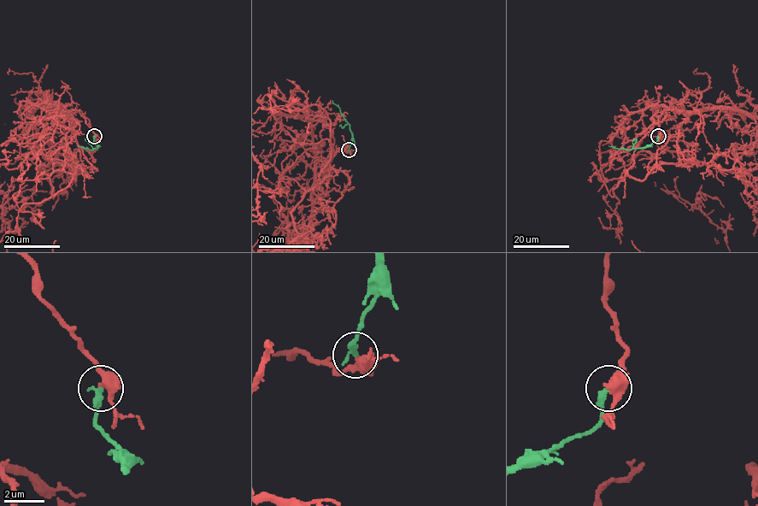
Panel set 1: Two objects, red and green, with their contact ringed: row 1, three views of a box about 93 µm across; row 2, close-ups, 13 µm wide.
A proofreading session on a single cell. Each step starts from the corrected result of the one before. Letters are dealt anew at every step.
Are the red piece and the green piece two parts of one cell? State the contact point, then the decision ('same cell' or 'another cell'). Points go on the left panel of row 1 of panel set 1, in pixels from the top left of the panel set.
(94, 136) | another cell

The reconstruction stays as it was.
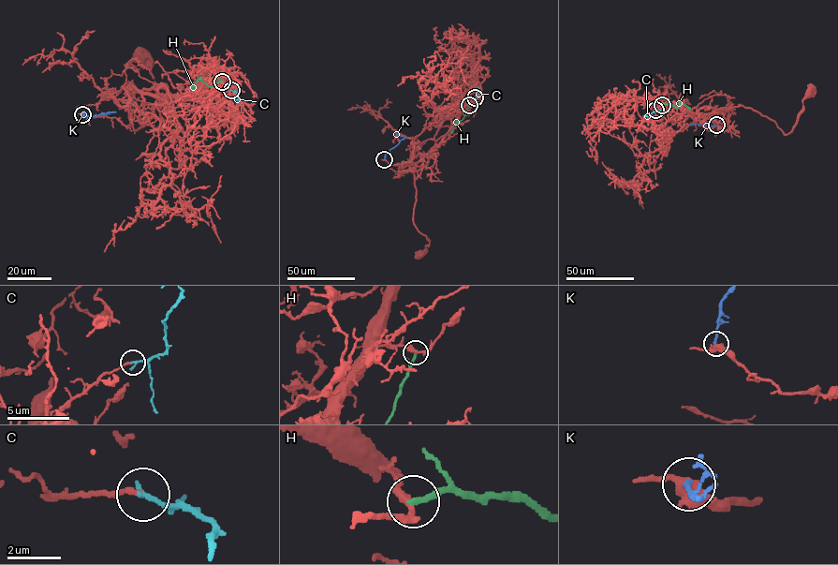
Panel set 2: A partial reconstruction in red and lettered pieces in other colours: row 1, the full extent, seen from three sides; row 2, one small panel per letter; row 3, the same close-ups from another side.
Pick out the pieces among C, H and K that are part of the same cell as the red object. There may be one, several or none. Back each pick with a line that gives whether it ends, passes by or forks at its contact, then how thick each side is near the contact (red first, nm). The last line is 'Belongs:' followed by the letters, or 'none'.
C: it ends | 170/220 nm
Belongs: C

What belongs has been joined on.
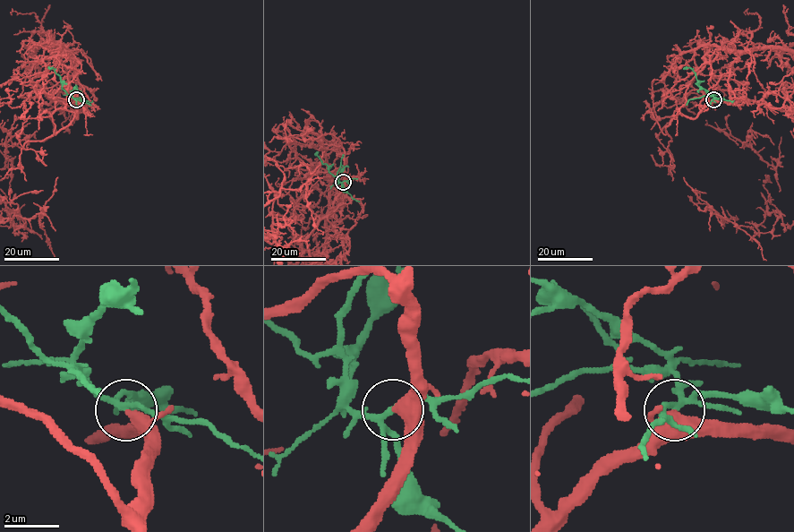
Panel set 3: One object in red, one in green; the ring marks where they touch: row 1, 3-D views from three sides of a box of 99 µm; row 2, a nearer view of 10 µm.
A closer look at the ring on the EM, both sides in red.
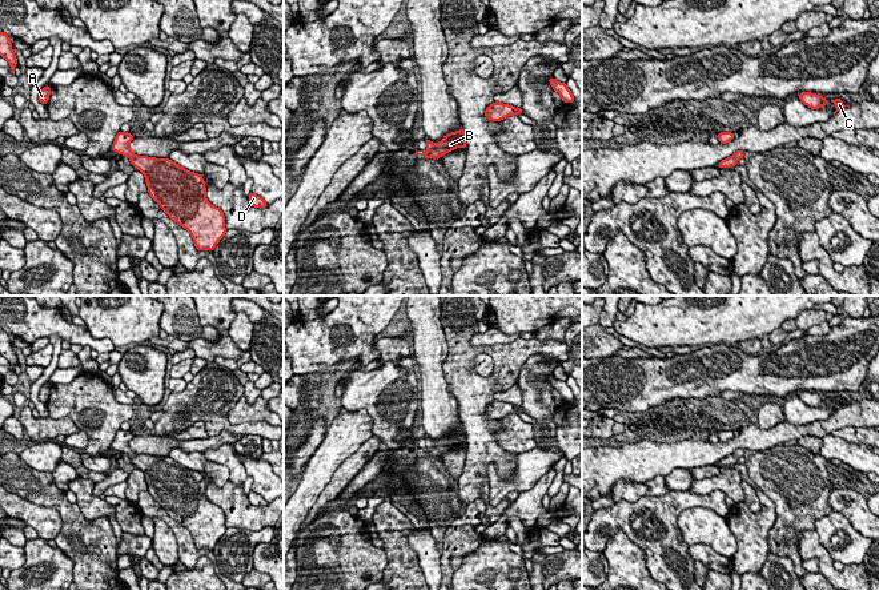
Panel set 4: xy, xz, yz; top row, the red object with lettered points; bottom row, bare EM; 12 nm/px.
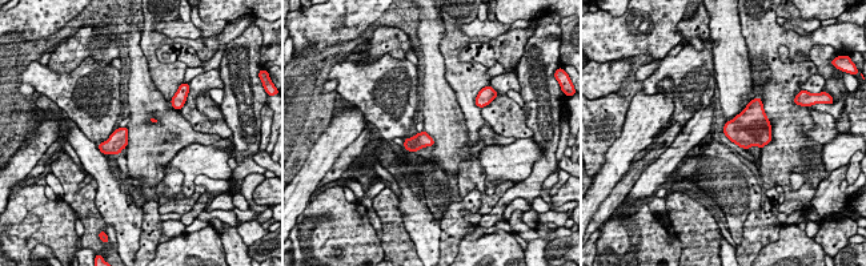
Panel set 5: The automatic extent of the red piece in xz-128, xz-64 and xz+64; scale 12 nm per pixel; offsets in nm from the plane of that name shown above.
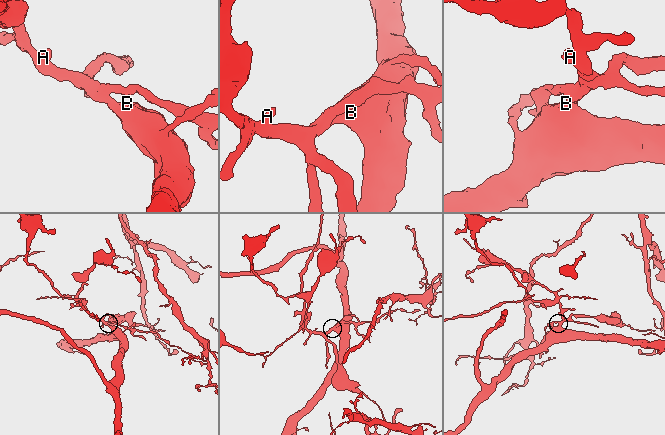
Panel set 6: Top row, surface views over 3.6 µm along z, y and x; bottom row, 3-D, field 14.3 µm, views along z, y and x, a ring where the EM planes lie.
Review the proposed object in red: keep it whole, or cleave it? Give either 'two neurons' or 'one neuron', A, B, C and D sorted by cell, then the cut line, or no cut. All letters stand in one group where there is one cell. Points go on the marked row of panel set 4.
one neuron; A B C D; no cut

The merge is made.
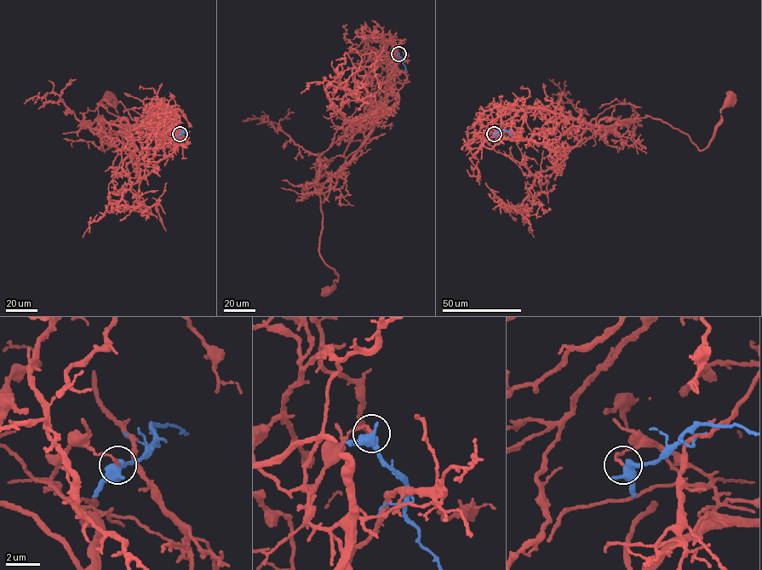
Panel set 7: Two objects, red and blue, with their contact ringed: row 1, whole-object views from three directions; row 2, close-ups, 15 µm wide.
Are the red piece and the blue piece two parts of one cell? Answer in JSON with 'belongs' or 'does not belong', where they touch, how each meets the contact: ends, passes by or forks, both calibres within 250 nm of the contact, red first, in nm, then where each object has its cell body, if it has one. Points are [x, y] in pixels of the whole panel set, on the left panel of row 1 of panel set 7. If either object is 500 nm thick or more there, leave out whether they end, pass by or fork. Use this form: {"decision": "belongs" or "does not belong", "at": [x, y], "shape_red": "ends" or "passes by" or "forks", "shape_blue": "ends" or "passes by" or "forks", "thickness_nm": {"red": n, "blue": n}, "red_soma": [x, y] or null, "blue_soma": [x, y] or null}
{"decision": "does not belong", "at": [180, 134], "shape_red": "ends", "shape_blue": "passes by", "thickness_nm": {"red": 170, "blue": 480}, "red_soma": [108, 96], "blue_soma": null}

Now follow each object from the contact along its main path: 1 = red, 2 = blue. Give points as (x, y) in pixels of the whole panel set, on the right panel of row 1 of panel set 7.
1: (494, 134), (553, 143), (572, 126), (650, 116), (703, 150), (732, 96)
2: (494, 134), (505, 130), (510, 135)

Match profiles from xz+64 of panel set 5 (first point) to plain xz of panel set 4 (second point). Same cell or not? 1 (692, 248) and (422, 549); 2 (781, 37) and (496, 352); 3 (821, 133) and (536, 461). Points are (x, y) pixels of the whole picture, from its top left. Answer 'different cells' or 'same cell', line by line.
1: different cells
2: same cell
3: different cells

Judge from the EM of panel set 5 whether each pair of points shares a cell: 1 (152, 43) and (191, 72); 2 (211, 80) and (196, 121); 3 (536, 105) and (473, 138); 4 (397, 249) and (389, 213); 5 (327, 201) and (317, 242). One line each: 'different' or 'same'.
1: different
2: same
3: different
4: same
5: same

